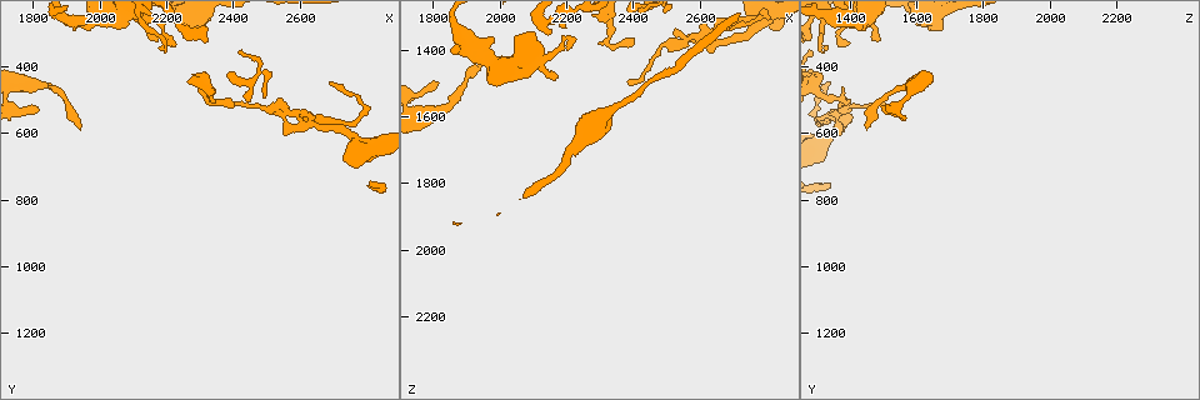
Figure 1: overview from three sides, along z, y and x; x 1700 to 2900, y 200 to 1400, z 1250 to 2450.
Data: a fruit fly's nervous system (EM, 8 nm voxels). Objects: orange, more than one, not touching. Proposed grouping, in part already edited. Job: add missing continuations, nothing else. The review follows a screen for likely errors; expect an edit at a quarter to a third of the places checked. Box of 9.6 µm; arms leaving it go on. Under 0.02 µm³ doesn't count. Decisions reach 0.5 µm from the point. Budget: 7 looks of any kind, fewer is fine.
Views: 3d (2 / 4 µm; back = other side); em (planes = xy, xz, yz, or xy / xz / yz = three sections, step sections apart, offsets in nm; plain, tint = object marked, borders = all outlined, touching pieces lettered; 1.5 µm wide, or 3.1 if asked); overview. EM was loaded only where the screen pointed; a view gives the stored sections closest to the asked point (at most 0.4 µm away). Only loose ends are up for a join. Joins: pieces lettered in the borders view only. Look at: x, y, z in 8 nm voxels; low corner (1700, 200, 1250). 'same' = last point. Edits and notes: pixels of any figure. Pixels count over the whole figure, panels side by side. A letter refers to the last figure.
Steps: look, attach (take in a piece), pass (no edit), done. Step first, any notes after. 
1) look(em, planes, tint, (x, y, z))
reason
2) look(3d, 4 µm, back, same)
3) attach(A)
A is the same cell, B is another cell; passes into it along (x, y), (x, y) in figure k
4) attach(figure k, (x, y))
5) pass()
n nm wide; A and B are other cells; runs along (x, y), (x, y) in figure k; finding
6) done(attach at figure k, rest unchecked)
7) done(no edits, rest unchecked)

look(3d, 2 µm, (2690, 440, 1340))
an open end

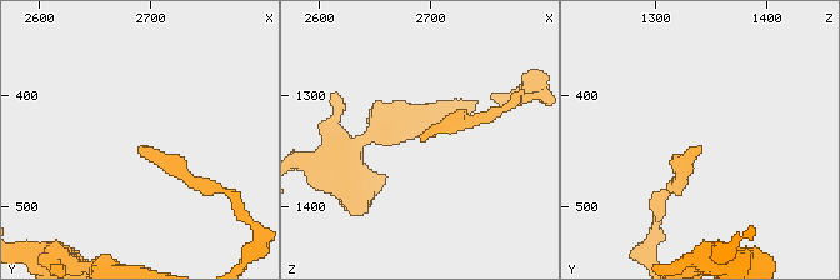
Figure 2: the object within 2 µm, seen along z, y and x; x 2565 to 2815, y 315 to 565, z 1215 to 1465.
look(em, planes, plain, (2694, 450, 1342))
shape alone is not enough

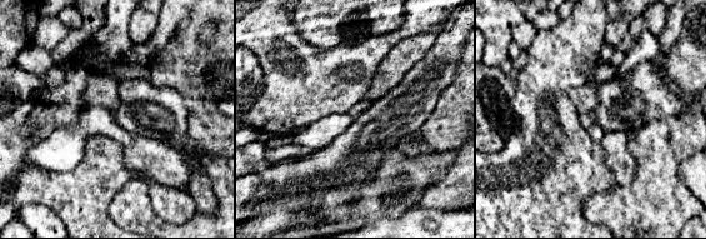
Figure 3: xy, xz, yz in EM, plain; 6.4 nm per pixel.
look(em, planes, borders, same)

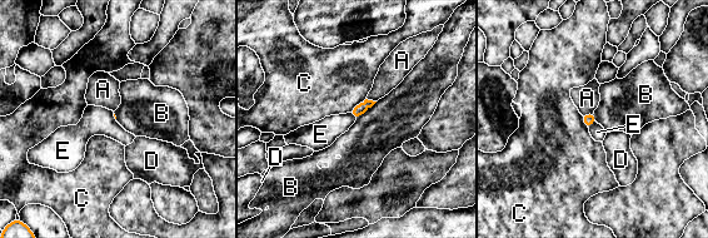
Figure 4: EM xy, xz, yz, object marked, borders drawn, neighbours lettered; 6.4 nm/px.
pass()
A, B, C, D and E are other cells; border along (349, 112), (355, 119) in figure 4; no lettered piece goes on from it

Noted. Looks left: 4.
look(3d, 2 µm, (2390, 510, 1500))
an open end

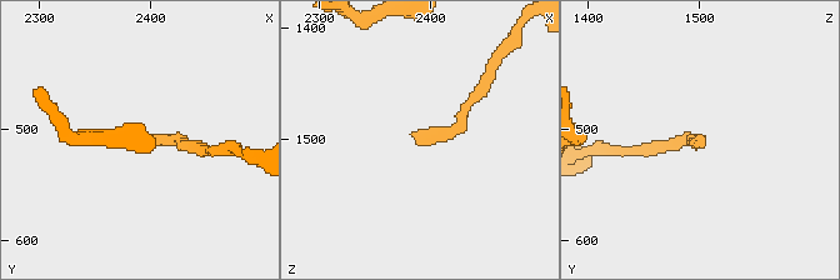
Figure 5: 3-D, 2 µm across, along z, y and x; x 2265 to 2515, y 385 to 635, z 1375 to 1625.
look(em, planes, borders, (2386, 516, 1500))

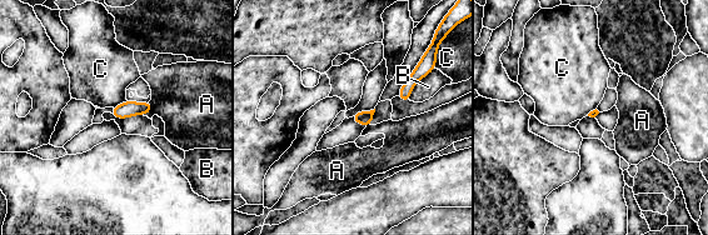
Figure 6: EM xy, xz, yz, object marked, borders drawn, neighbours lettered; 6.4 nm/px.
pass()
B touches over 200 nm; A, B and C are other cells; border along (126, 100), (113, 108) in figure 6; none of them fits

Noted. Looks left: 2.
look(3d, 2 µm, (1810, 530, 1490))
an open end

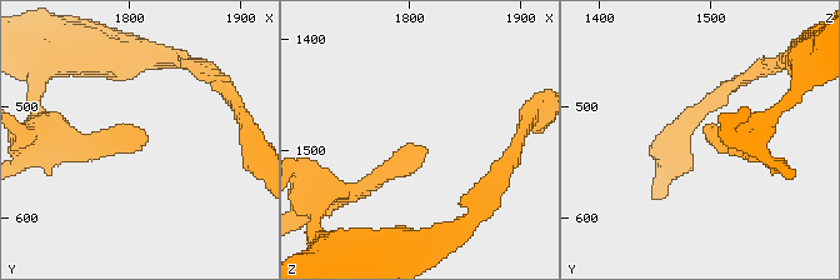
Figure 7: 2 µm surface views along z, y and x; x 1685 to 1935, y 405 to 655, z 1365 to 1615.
look(em, planes, borders, (1816, 528, 1498))
now the EM

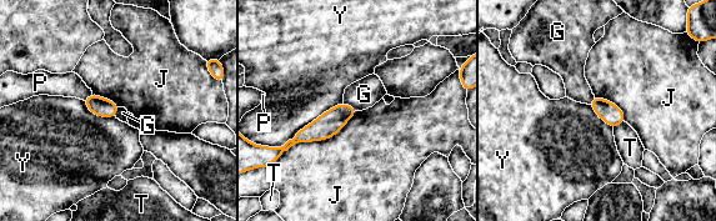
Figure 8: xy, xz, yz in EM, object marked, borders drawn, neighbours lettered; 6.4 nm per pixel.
pass()
J touches over 550 nm; G, J, P, T and Y are other cells; no lettered piece goes on from it

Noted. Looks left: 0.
done(no edits, rest unchecked)

